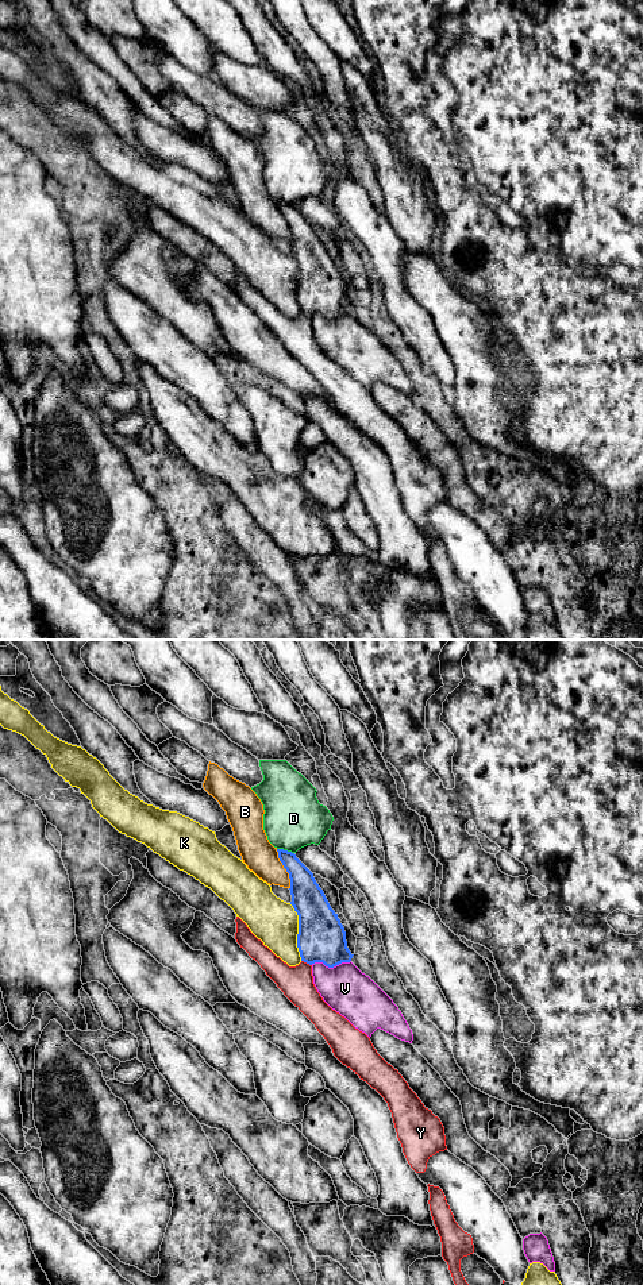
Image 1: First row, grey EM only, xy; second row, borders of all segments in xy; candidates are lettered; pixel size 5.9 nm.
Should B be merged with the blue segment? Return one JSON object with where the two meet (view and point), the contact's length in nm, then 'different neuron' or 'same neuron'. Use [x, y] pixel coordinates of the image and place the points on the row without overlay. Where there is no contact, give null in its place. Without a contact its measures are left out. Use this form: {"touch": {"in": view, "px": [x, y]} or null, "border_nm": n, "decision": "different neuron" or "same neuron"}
{"touch": {"in": "xy", "px": [285, 220]}, "border_nm": 260, "decision": "same neuron"}

